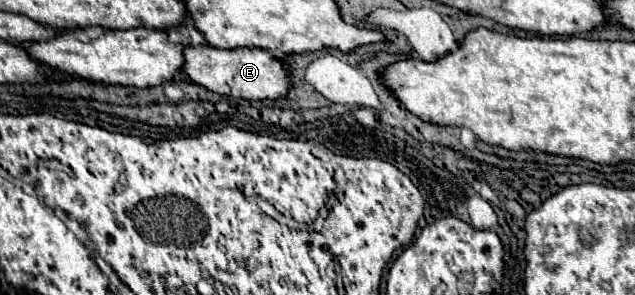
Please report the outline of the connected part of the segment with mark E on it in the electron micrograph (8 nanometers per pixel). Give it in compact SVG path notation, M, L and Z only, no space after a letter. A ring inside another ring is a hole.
M185 46L183 50L183 74L187 78L211 92L245 98L245 100L275 100L285 96L291 88L289 72L285 70L283 62L259 48L233 48L233 50L219 50L211 46Z

